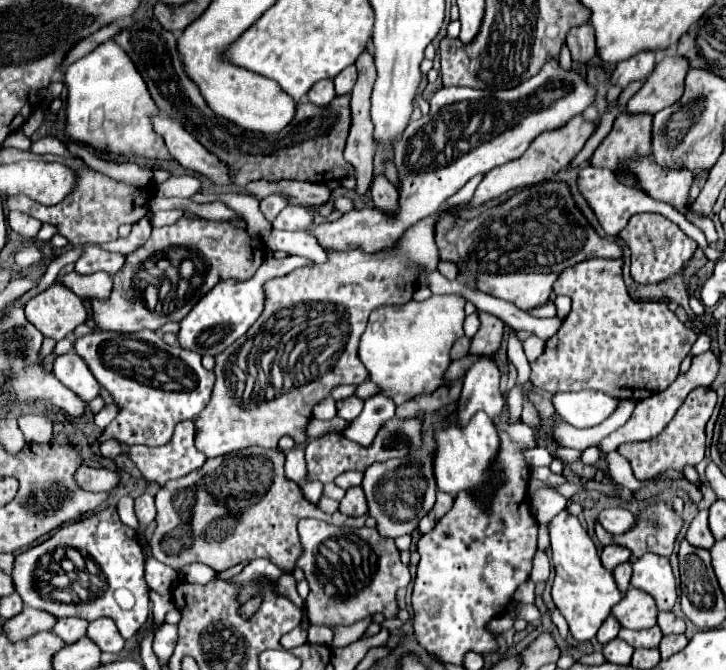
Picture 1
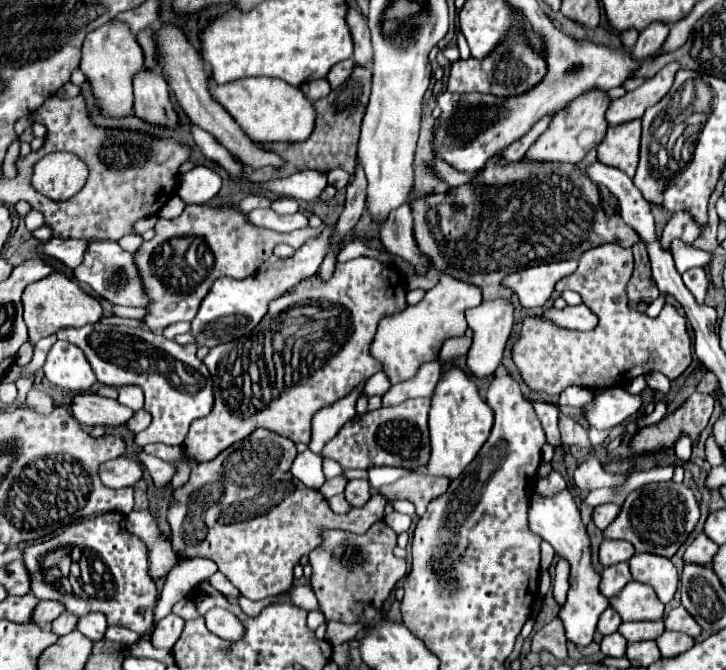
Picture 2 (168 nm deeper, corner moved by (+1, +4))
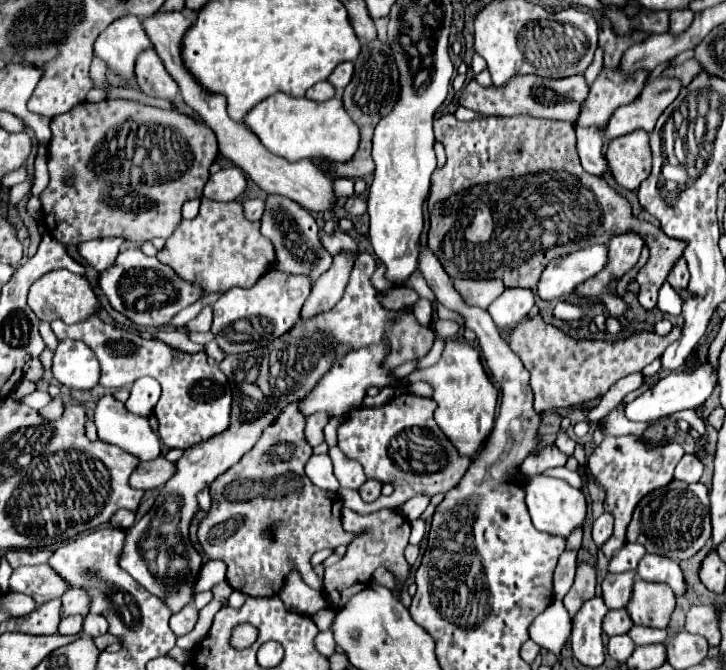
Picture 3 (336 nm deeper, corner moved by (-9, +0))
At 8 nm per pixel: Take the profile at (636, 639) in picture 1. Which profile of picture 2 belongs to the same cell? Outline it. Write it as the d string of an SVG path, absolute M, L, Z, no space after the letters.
M654 620L654 622L622 622L618 632L628 642L656 640L664 632L664 622L662 620Z

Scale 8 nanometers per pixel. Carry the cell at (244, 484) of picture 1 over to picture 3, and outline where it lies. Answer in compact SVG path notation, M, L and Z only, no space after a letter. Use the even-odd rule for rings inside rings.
M290 402L284 406L272 426L268 426L254 448L240 458L236 466L232 466L226 474L222 474L212 486L212 510L202 520L198 528L198 540L204 552L210 558L220 558L228 564L228 584L244 592L246 596L274 596L284 586L284 578L288 568L298 568L304 582L322 592L324 582L316 576L310 558L324 548L336 548L348 544L354 534L348 534L340 524L340 496L336 492L322 490L310 482L304 474L304 466L312 456L312 446L304 438L306 420L298 412L298 402ZM268 526L276 526L274 536L264 536L262 530Z

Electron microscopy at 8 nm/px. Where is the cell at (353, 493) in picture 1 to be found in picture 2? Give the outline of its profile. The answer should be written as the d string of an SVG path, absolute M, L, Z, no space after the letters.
M350 480L346 490L344 490L344 496L346 496L346 500L348 500L348 504L352 508L364 506L370 500L370 496L372 496L368 480Z

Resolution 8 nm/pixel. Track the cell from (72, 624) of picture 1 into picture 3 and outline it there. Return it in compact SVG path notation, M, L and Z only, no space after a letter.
M64 616L60 626L58 626L58 634L78 634L82 632L82 616Z

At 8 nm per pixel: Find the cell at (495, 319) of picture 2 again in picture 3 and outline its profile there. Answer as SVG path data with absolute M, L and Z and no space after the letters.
M506 288L488 308L496 326L516 326L534 306L534 292L526 288Z

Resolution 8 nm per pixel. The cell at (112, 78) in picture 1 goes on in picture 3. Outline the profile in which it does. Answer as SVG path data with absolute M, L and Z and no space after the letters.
M128 14L114 20L96 40L94 52L100 56L108 68L112 68L122 78L134 76L134 62L140 50L150 48L150 40L142 28L142 22Z

